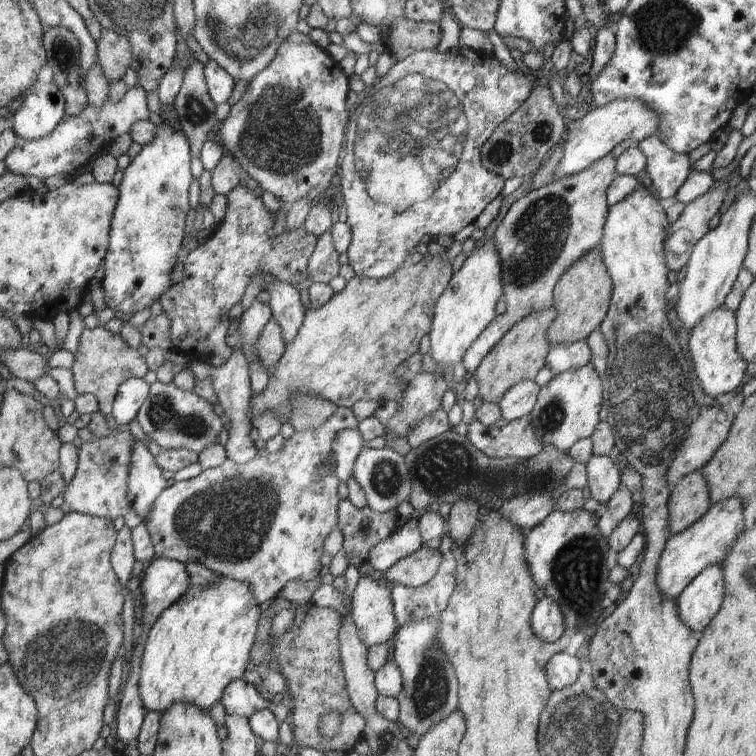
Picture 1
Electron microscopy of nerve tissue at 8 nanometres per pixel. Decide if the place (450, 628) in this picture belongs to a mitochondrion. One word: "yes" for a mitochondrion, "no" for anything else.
yes

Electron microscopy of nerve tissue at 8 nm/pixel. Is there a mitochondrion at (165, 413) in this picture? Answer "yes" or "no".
yes

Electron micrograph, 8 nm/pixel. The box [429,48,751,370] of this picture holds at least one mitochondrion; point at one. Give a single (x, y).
(540, 232)

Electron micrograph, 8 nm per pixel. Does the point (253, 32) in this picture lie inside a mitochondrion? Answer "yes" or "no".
yes

